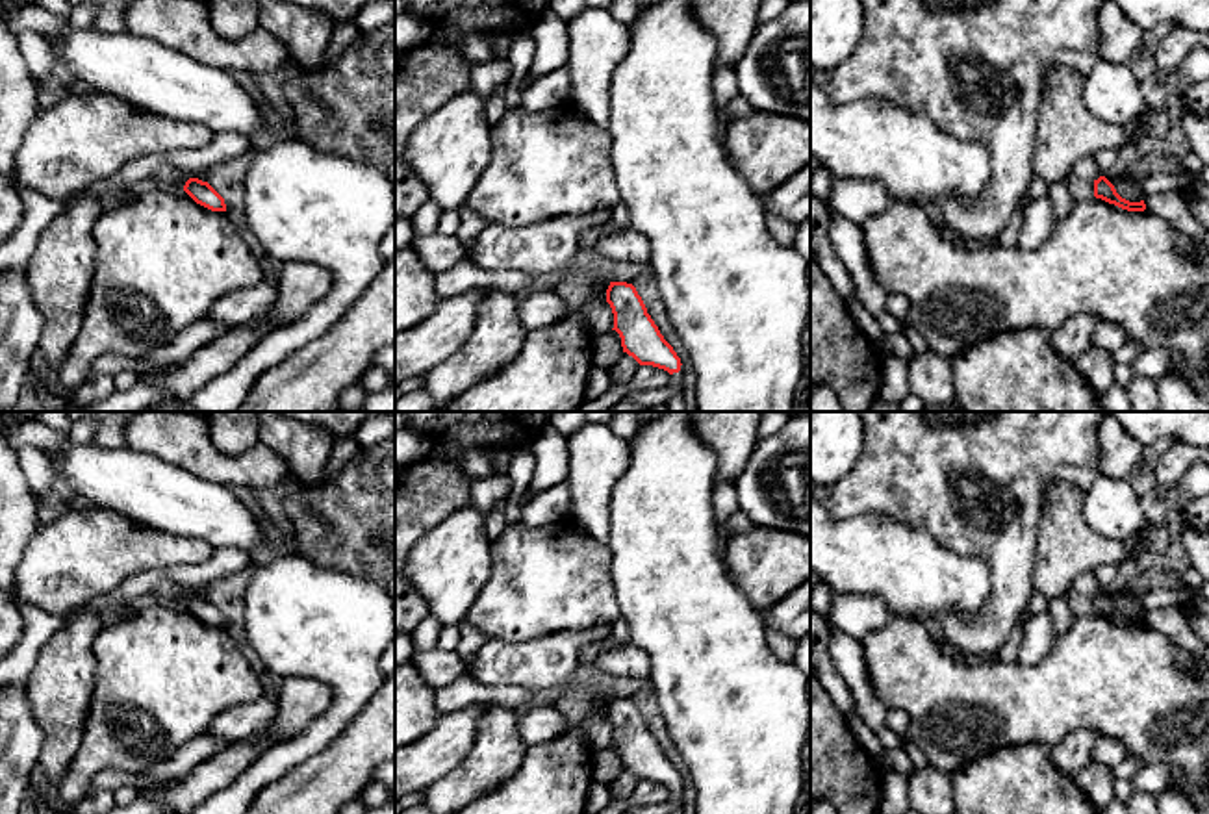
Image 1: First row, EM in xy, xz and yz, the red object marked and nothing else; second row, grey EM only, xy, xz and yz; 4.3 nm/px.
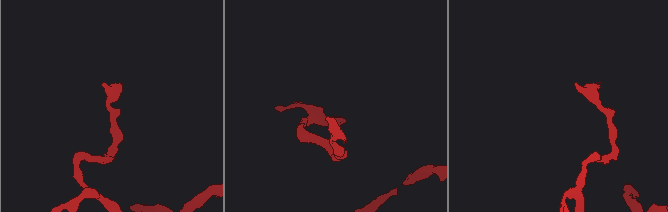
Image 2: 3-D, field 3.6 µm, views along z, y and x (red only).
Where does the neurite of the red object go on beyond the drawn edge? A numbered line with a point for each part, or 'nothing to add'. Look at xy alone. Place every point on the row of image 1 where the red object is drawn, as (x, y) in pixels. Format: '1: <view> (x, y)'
1: xy (167, 177)

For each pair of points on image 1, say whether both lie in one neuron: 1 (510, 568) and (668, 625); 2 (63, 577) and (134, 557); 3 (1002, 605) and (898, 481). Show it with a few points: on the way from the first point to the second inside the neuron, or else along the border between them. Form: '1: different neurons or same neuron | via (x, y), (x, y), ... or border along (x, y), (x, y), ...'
1: different neurons | border along (609, 564), (609, 579), (620, 616)
2: same neuron | via (80, 560), (84, 557), (117, 557)
3: same neuron | via (1002, 570), (933, 497)

